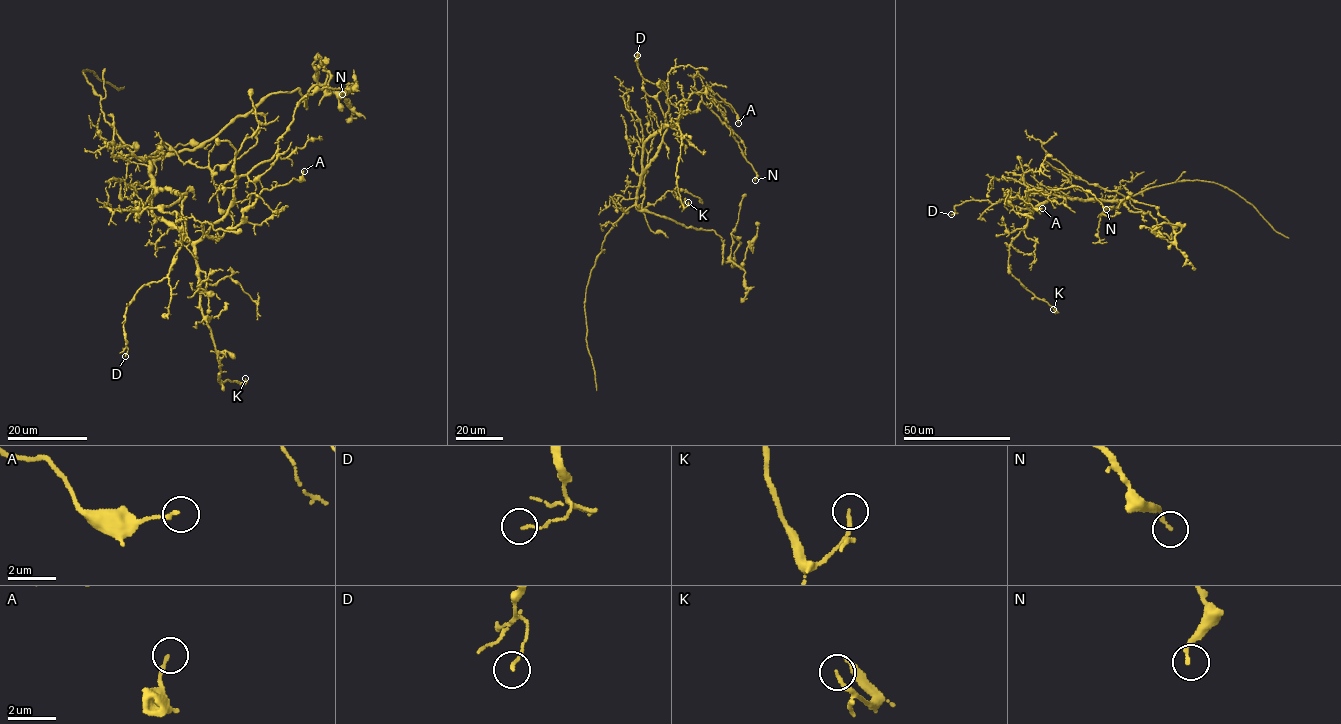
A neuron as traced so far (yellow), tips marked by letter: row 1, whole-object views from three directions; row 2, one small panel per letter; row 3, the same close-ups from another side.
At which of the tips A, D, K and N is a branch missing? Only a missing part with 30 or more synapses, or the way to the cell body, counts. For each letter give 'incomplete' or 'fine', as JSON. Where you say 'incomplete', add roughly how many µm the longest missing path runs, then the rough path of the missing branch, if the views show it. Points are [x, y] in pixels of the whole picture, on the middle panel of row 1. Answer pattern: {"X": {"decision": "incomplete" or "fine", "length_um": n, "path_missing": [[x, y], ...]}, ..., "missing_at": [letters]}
{"A": {"decision": "fine"}, "D": {"decision": "fine"}, "K": {"decision": "fine"}, "N": {"decision": "fine"}, "missing_at": []}

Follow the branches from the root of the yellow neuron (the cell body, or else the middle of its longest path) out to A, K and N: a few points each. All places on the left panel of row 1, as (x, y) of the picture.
A: (151, 181), (150, 212), (189, 240), (205, 234), (216, 240), (241, 221), (262, 190), (299, 181), (304, 171)
K: (151, 181), (150, 212), (179, 228), (194, 249), (198, 306), (217, 351), (218, 380), (242, 383), (245, 378)
N: (151, 181), (150, 212), (195, 241), (226, 212), (239, 177), (271, 159), (300, 100), (318, 87), (342, 94)

